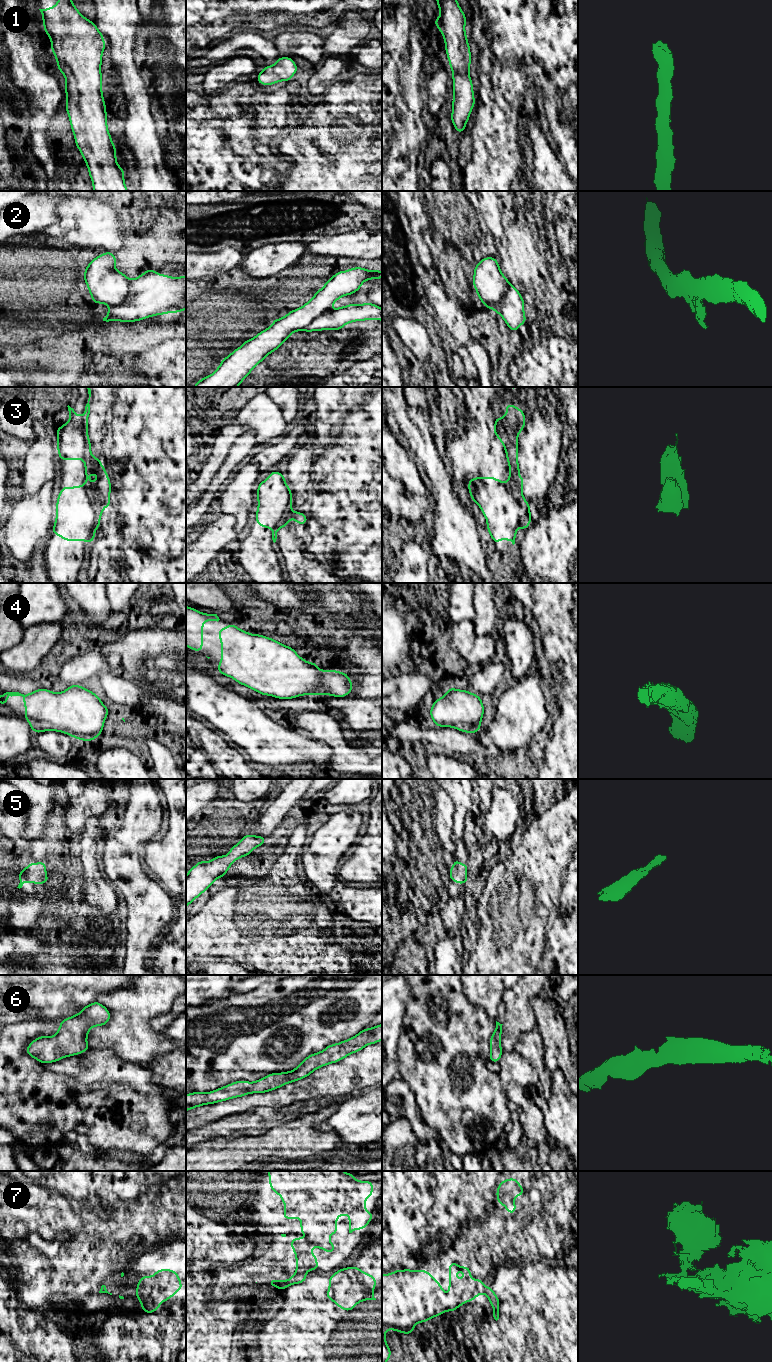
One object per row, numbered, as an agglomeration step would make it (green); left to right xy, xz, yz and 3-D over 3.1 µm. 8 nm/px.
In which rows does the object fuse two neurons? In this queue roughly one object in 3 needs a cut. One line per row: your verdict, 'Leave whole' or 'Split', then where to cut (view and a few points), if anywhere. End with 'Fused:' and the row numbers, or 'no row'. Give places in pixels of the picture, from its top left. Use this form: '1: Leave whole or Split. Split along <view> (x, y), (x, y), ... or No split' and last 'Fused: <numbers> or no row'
1: Leave whole. No split
2: Split. Split along xy (130, 280), (124, 300), (119, 304), (110, 306)
3: Leave whole. No split
4: Leave whole. No split
5: Leave whole. No split
6: Leave whole. No split
7: Split. Split along xz (295, 1273), (303, 1274)
Fused: 2, 7

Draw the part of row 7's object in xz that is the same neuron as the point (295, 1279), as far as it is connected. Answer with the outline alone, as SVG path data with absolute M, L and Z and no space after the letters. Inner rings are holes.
M295 1274L294 1276L292 1276L291 1278L285 1280L285 1281L280 1281L277 1279L272 1279L268 1281L268 1284L270 1286L273 1287L277 1287L279 1289L279 1291L286 1289L287 1287L293 1285L293 1284L298 1284L298 1283L303 1283L306 1281L308 1276L302 1274L302 1275L298 1275Z

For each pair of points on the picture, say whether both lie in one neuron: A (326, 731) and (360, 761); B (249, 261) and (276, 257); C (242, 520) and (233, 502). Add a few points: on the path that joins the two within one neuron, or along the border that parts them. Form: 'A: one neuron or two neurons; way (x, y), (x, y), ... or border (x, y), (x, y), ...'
A: one neuron; way (334, 739), (352, 757)
B: one neuron; way (256, 261), (269, 260)
C: one neuron; way (242, 516), (242, 511), (237, 506)

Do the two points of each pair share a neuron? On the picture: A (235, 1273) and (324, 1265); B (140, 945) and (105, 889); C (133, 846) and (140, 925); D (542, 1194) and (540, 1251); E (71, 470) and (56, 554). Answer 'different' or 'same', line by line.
A: same
B: different
C: same
D: same
E: same

